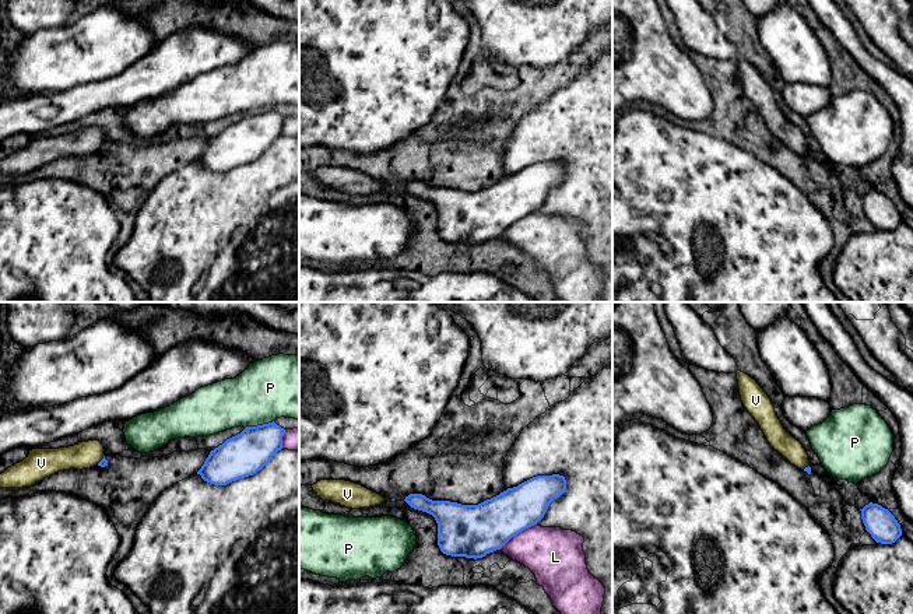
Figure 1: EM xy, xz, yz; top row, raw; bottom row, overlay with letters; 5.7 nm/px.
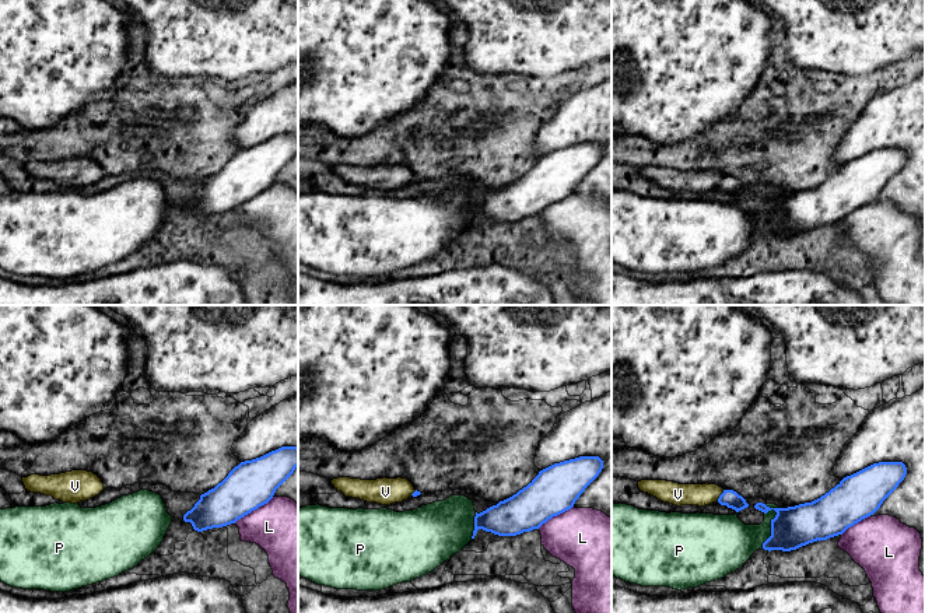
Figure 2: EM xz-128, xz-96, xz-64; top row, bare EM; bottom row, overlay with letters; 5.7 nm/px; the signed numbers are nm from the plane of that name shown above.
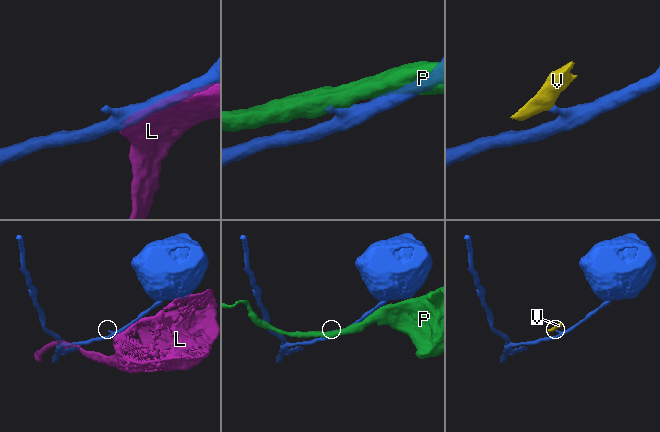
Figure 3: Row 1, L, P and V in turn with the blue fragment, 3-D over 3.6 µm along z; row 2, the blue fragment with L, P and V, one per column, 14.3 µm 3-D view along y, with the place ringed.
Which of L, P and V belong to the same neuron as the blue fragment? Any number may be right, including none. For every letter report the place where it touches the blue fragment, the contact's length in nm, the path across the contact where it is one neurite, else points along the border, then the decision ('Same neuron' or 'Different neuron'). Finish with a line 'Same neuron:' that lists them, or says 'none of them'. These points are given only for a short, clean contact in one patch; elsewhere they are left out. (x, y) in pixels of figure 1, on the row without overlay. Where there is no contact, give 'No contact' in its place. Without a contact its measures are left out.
L: Touches blue at xz (518, 220). Shared border 260 nm. Different neuron
P: Touches blue at xy (259, 112). Shared border 180 nm. Different neuron
V: Touches blue at xy (102, 146). Shared border 70 nm. Boundary: xy (104, 141), (97, 150). Different neuron
Same neuron: none of them

